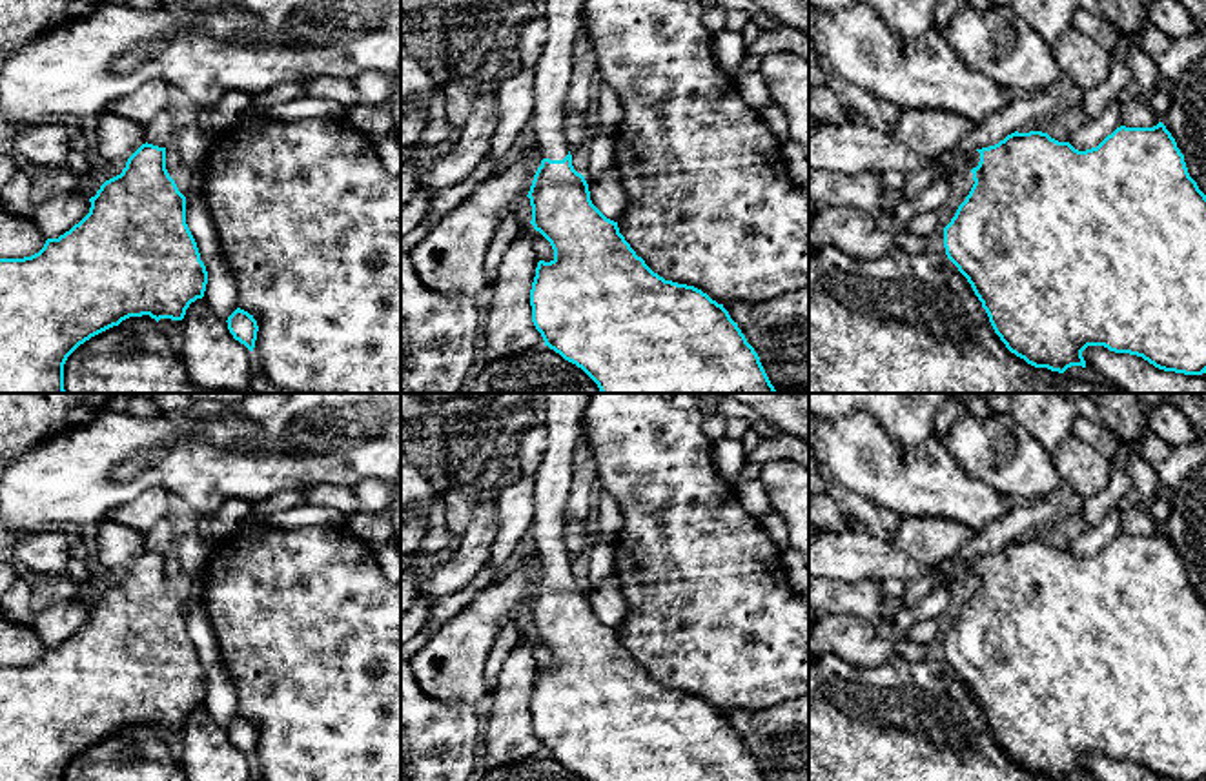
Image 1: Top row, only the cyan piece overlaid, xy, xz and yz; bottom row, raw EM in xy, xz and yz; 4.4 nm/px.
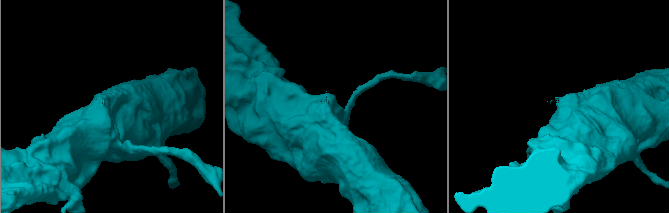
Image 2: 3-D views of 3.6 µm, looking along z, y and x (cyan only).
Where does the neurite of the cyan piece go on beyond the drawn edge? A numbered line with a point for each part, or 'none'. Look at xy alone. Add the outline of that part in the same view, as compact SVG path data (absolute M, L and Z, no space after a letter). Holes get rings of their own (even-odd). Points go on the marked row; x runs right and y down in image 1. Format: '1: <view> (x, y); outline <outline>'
none

